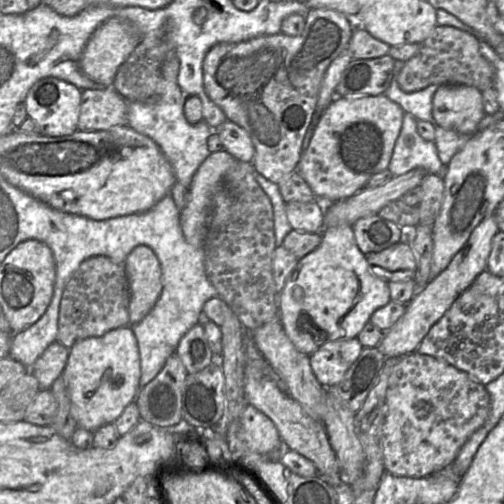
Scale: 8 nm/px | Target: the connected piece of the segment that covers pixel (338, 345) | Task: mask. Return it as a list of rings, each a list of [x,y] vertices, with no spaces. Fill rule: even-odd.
[[[358,338],[329,341],[310,355],[310,365],[318,382],[326,388],[340,383],[363,350]]]

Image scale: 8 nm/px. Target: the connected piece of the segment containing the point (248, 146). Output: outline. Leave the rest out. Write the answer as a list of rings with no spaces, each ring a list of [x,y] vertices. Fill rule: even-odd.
[[[226,120],[216,131],[224,145],[224,150],[236,160],[252,163],[254,145],[248,133],[235,123]]]

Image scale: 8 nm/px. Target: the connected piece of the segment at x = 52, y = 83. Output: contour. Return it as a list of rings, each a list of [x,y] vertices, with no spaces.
[[[45,77],[30,88],[24,103],[28,117],[37,123],[43,135],[61,137],[78,130],[81,97],[82,91],[75,85],[58,78]]]

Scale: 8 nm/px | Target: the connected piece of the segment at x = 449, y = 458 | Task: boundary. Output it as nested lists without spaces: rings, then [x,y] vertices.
[[[418,352],[398,359],[389,378],[386,401],[388,410],[381,435],[385,471],[414,478],[431,475],[451,465],[462,445],[484,424],[490,412],[490,397],[485,385],[444,360]]]

